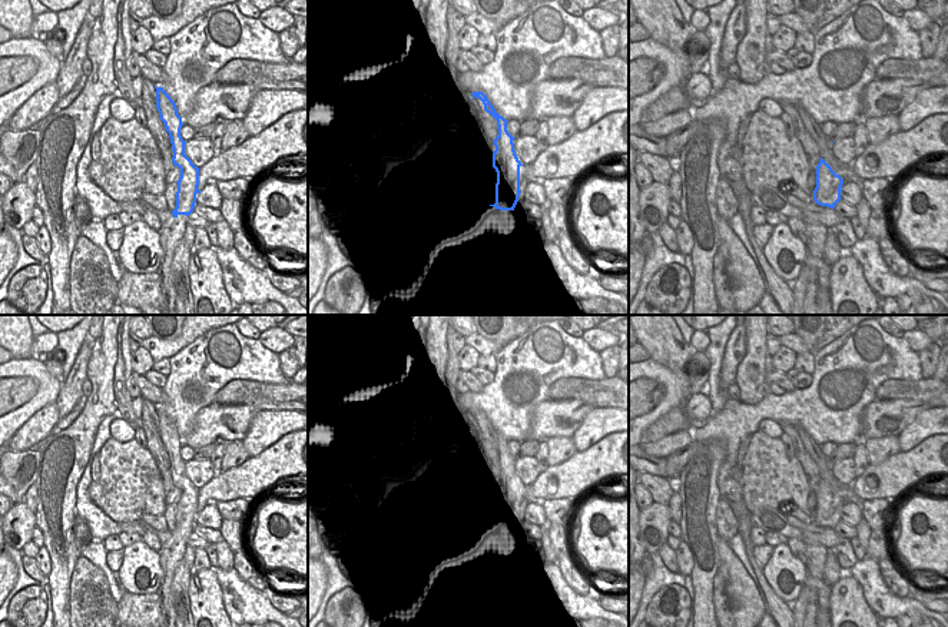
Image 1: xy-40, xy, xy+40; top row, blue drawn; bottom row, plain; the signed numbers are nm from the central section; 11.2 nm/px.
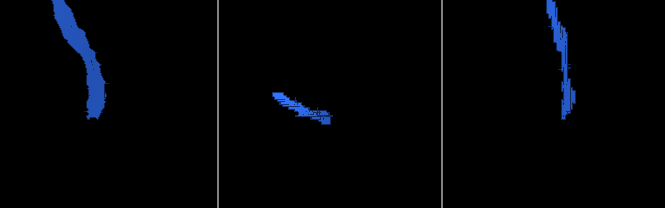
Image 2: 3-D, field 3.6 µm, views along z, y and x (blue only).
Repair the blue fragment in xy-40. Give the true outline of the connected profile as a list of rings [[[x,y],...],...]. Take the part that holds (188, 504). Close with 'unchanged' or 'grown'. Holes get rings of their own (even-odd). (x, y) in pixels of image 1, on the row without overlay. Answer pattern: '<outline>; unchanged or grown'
[[[163,408],[156,409],[156,428],[160,441],[165,444],[166,452],[169,454],[172,471],[173,471],[173,487],[180,490],[180,498],[176,512],[176,528],[172,531],[173,538],[179,535],[189,537],[193,533],[196,524],[196,515],[200,514],[199,507],[199,488],[196,488],[192,481],[185,475],[186,462],[180,457],[180,449],[183,447],[182,438],[178,435],[178,429],[170,417],[163,411]]]; unchanged

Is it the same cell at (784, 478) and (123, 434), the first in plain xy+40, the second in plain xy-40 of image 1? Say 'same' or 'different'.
different

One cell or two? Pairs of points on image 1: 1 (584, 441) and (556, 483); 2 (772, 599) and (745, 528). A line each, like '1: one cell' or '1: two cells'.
1: two cells
2: one cell

